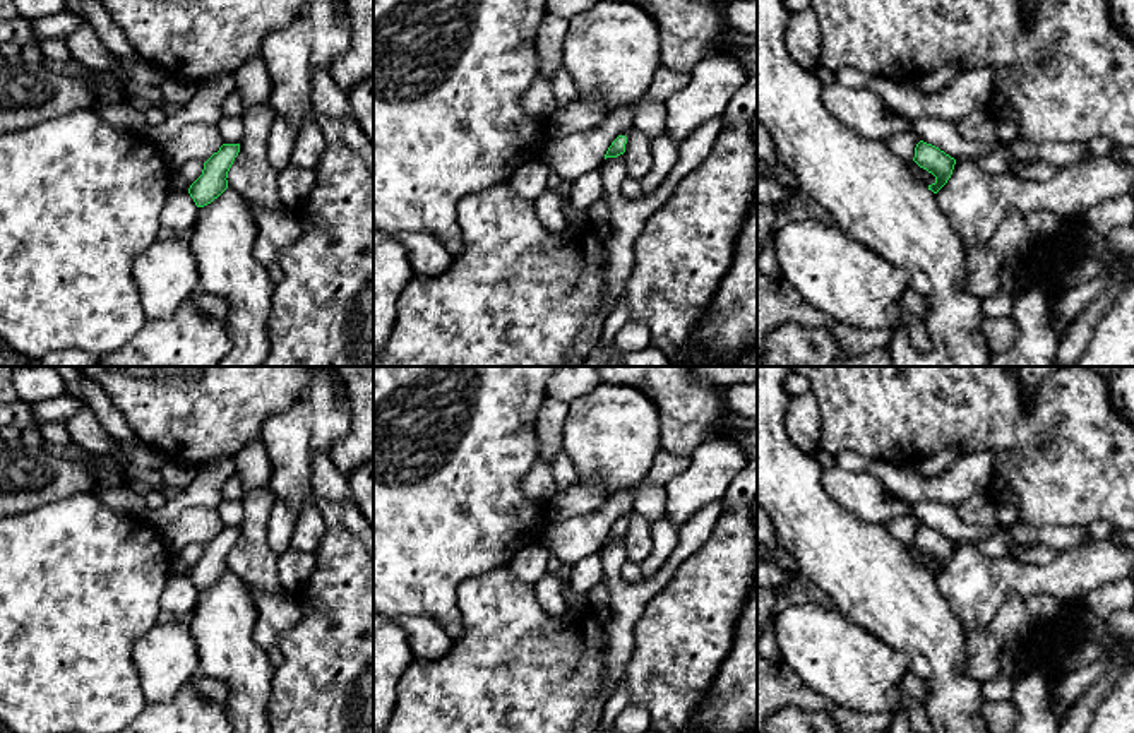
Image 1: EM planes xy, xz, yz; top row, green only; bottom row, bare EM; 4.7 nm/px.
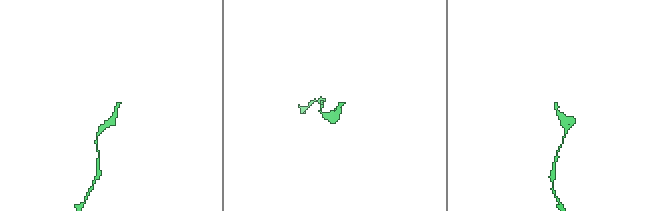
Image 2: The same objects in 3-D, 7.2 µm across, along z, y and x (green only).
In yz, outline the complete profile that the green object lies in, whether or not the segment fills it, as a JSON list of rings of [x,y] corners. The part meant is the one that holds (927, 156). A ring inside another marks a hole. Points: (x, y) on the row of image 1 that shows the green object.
[[[923,140],[916,144],[913,161],[935,176],[935,182],[928,185],[934,194],[947,183],[956,164],[954,158]]]

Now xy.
[[[223,144],[206,163],[202,175],[190,185],[188,194],[197,207],[204,207],[228,188],[228,171],[240,152],[240,144]]]

